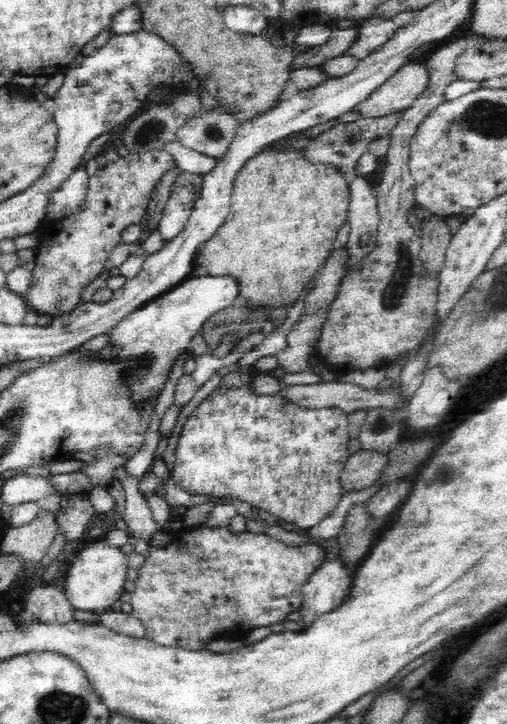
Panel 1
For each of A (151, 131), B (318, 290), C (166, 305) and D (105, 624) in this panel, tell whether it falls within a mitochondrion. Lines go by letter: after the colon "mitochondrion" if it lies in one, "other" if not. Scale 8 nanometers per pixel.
A: mitochondrion
B: other
C: other
D: other

